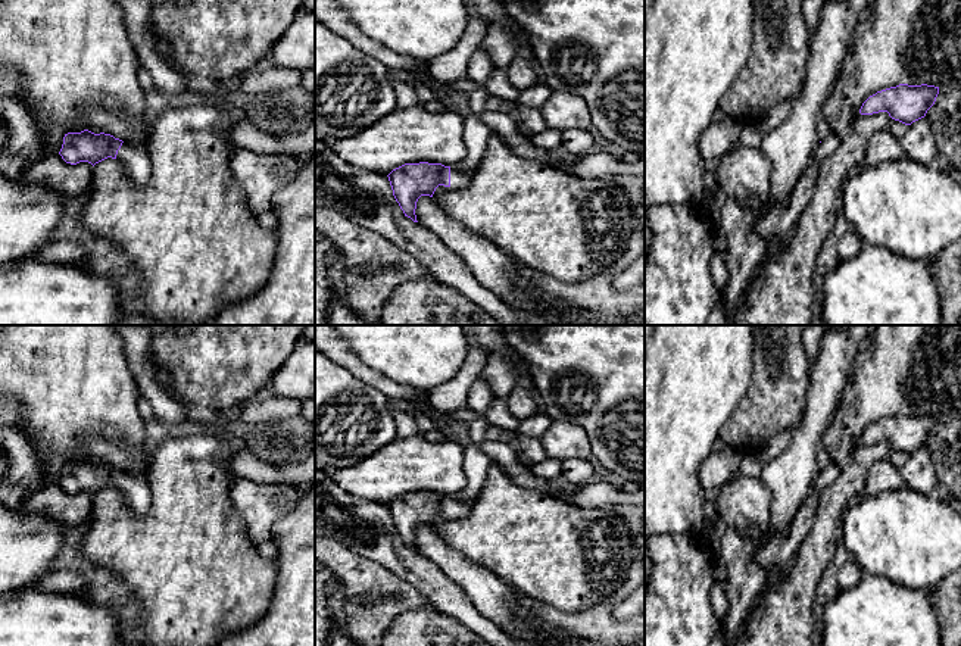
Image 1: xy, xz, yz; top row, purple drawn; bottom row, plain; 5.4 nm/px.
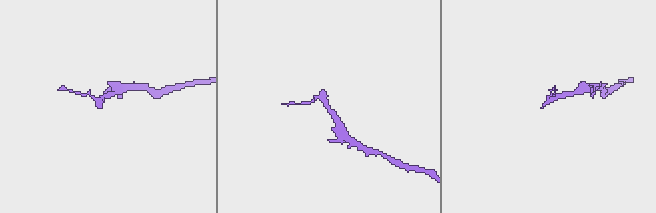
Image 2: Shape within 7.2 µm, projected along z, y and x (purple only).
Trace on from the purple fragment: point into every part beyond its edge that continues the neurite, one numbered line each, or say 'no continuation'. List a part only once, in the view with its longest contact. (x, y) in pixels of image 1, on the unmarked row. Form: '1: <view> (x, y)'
1: xz (459, 506)

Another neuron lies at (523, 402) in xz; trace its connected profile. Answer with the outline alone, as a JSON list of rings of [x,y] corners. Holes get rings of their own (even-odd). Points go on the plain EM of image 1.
[[[464,325],[468,347],[478,344],[489,358],[502,356],[517,371],[517,383],[506,399],[512,415],[518,419],[527,419],[537,413],[539,399],[528,374],[527,363],[521,356],[506,344],[502,330],[497,325]]]

